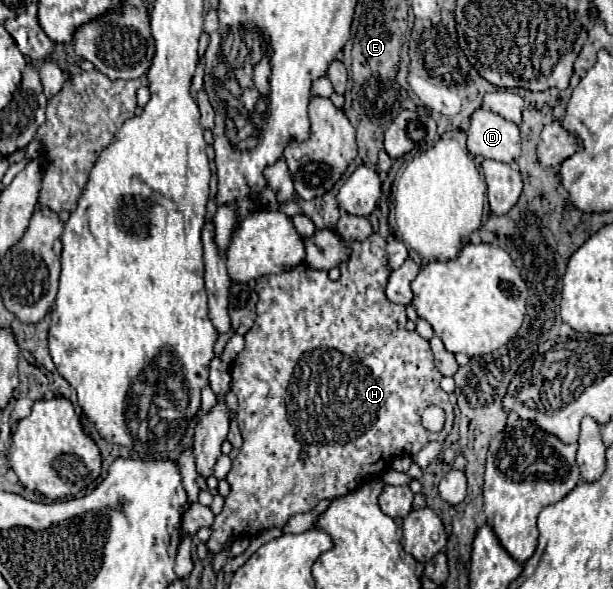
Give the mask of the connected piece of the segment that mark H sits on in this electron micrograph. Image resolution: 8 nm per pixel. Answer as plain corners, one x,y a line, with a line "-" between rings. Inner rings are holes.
371,234
363,242
349,242
349,246
351,246
351,258
339,266
341,268
341,278
335,280
335,282
327,278
327,272
309,268
307,264
299,264
293,270
287,270
287,272
277,274
277,276
261,276
257,280
257,286
255,286
255,290
259,294
257,318
255,318
255,324
251,326
251,330
245,334
243,352
235,358
233,368
231,368
231,376
233,376
231,390
237,394
237,400
239,400
237,418
239,418
239,430
241,430
241,436
243,436
243,446
241,446
241,450
239,450
237,458
233,460
233,466
231,466
231,470
227,474
227,482
231,486
231,492
225,498
225,506
223,506
221,514
215,516
215,522
211,526
213,534
211,534
209,542
207,542
207,548
211,552
219,552
223,548
223,544
227,542
229,534
239,534
239,536
253,538
259,532
269,530
269,528
275,528
275,526
283,528
285,522
293,514
311,510
323,498
339,498
339,496
345,496
347,492
353,492
357,486
379,478
381,472
389,466
389,462
395,456
403,456
403,454
415,456
427,442
431,442
431,440
443,442
449,436
451,428
453,428
453,406
449,402
449,394
443,392
443,388
439,386
443,376
435,368
433,352
429,348
429,342
425,338
421,338
417,332
407,332
405,330
405,322
407,322
405,306
393,304
385,296
385,284
387,284
389,274
391,274
391,270
387,266
387,256
385,256
385,240
379,234
-
431,404
443,408
445,414
447,414
445,426
437,434
433,434
433,432
429,432
429,430
425,430
421,426
421,414
-
301,450
309,452
309,458
305,462
299,460

